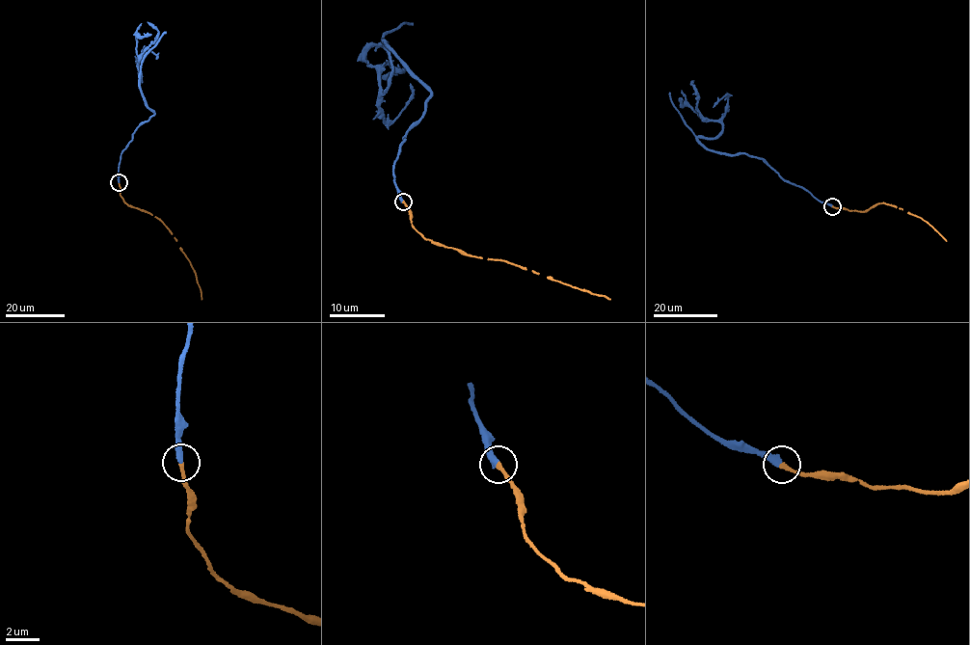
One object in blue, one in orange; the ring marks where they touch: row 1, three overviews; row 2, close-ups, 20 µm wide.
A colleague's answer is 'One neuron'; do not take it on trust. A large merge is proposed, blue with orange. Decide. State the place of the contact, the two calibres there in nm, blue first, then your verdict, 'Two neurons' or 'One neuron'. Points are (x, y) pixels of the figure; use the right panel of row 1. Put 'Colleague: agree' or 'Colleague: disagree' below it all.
Place: (832, 206). Thickness 400 nm (blue) against 240 nm. One neuron
Colleague: agree

